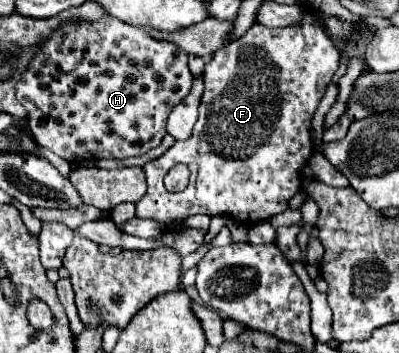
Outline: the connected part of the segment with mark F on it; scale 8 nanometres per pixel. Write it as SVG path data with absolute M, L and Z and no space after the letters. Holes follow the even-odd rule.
M304 17L302 23L286 27L286 29L270 29L266 25L254 23L240 39L236 39L234 43L228 43L226 47L222 47L222 51L216 51L210 57L210 61L206 63L206 69L204 69L204 93L202 93L202 99L200 99L200 115L198 115L198 121L194 125L194 133L192 133L192 137L188 141L176 141L162 157L158 157L152 163L144 165L146 181L148 181L148 191L136 203L136 217L154 219L158 223L170 225L176 219L186 219L186 217L192 217L192 215L198 215L198 213L206 213L206 215L218 215L218 213L222 213L222 215L230 215L230 217L234 217L234 219L238 219L242 223L258 223L258 221L264 221L268 217L274 217L278 213L284 213L288 209L288 201L296 193L300 193L300 187L302 187L302 169L304 169L304 165L308 163L308 159L310 159L310 155L314 151L314 145L310 141L310 121L312 121L312 117L314 117L314 113L316 113L316 109L320 105L320 99L324 95L326 85L330 83L332 75L338 69L338 61L340 61L338 51L328 41L328 37L324 35L320 23L314 21L314 17ZM178 163L184 163L190 169L190 185L182 193L170 193L164 187L164 177Z

